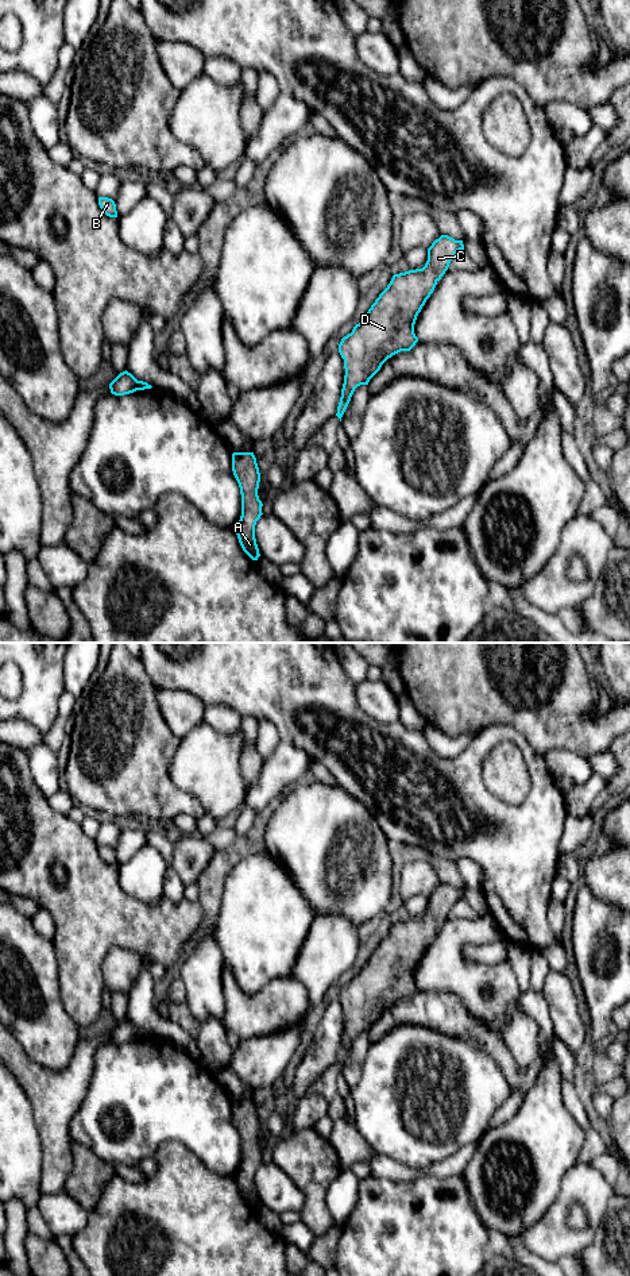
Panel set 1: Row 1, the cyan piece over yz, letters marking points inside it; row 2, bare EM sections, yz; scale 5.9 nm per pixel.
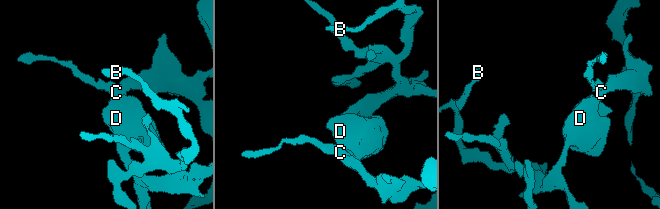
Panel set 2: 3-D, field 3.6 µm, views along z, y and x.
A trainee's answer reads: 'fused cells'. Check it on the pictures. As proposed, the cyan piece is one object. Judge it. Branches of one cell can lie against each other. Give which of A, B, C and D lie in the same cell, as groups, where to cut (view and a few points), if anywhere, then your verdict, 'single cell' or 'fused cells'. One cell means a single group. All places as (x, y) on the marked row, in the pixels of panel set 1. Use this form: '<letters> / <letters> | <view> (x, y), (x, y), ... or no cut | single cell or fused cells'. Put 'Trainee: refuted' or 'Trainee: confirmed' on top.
Trainee: refuted
A B C D | no cut | single cell

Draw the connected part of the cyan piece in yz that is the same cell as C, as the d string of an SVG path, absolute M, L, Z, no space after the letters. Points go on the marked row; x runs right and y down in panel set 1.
M448 235L436 239L428 248L425 266L394 274L364 319L341 339L339 352L345 375L336 413L340 421L355 389L368 385L389 358L416 346L417 316L460 250L463 240Z

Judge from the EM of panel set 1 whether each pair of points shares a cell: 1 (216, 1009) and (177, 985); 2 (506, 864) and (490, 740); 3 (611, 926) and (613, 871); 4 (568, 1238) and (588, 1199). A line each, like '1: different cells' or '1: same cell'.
1: different cells
2: same cell
3: different cells
4: same cell

